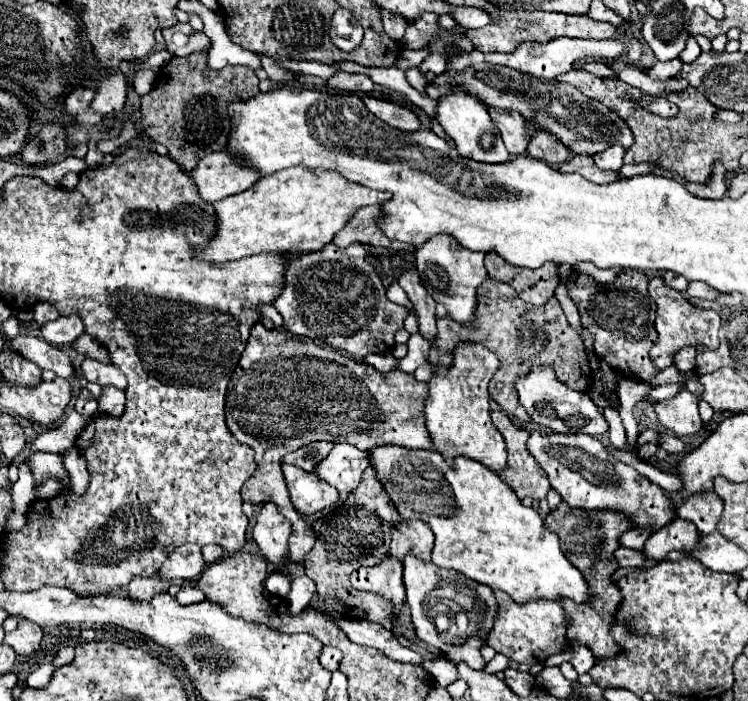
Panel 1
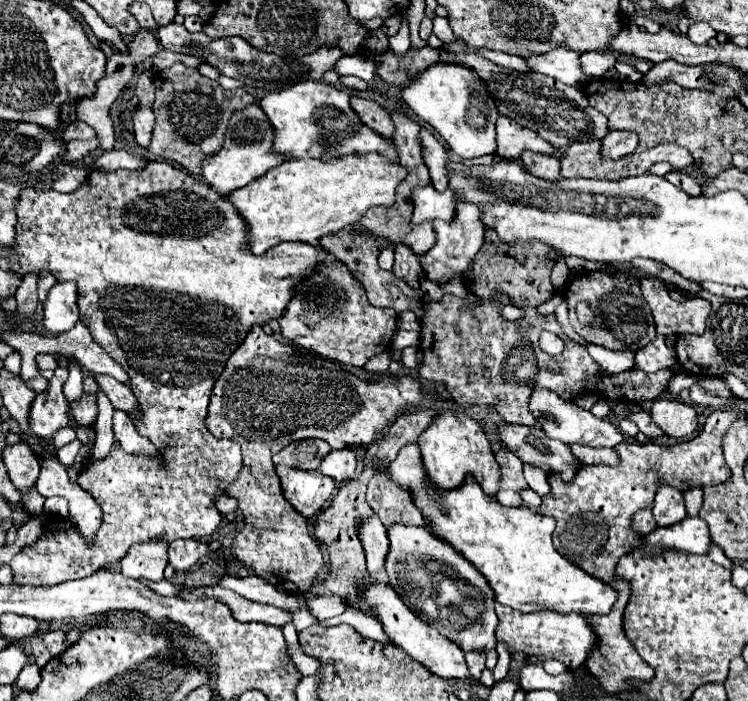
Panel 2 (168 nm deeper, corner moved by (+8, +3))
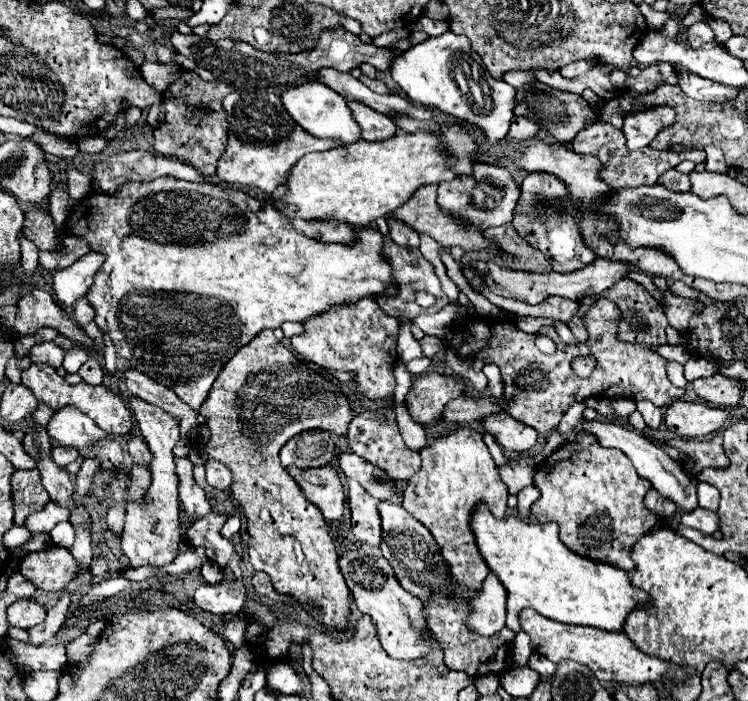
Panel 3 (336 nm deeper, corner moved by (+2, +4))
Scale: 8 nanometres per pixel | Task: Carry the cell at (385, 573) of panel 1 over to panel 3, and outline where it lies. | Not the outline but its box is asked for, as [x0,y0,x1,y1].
[348,480,382,548]

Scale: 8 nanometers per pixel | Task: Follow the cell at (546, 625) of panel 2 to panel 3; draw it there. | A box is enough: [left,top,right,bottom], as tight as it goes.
[520,610,690,682]

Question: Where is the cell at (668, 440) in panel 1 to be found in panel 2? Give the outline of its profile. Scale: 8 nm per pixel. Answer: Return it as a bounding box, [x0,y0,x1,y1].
[630,411,664,439]

